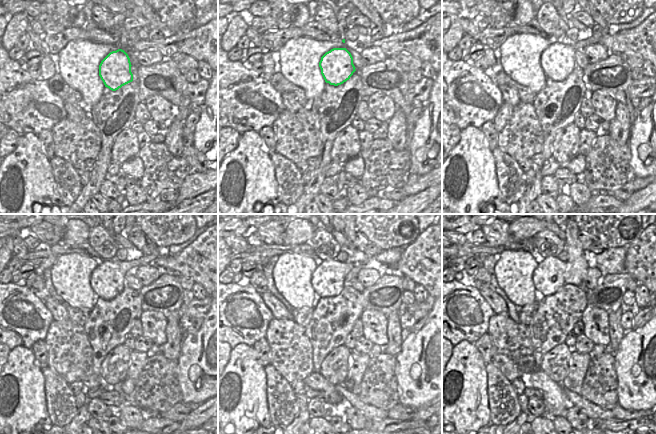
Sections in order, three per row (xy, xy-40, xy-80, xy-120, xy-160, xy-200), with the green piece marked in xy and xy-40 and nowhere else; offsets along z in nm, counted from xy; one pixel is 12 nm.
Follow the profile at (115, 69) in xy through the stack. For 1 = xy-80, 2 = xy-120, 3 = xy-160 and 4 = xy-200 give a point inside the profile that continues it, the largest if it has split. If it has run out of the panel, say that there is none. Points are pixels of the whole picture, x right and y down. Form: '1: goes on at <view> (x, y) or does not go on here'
1: goes on at xy-80 (558, 60)
2: goes on at xy-120 (108, 279)
3: goes on at xy-160 (328, 280)
4: goes on at xy-200 (548, 277)

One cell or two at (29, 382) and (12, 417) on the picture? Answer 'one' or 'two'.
one

